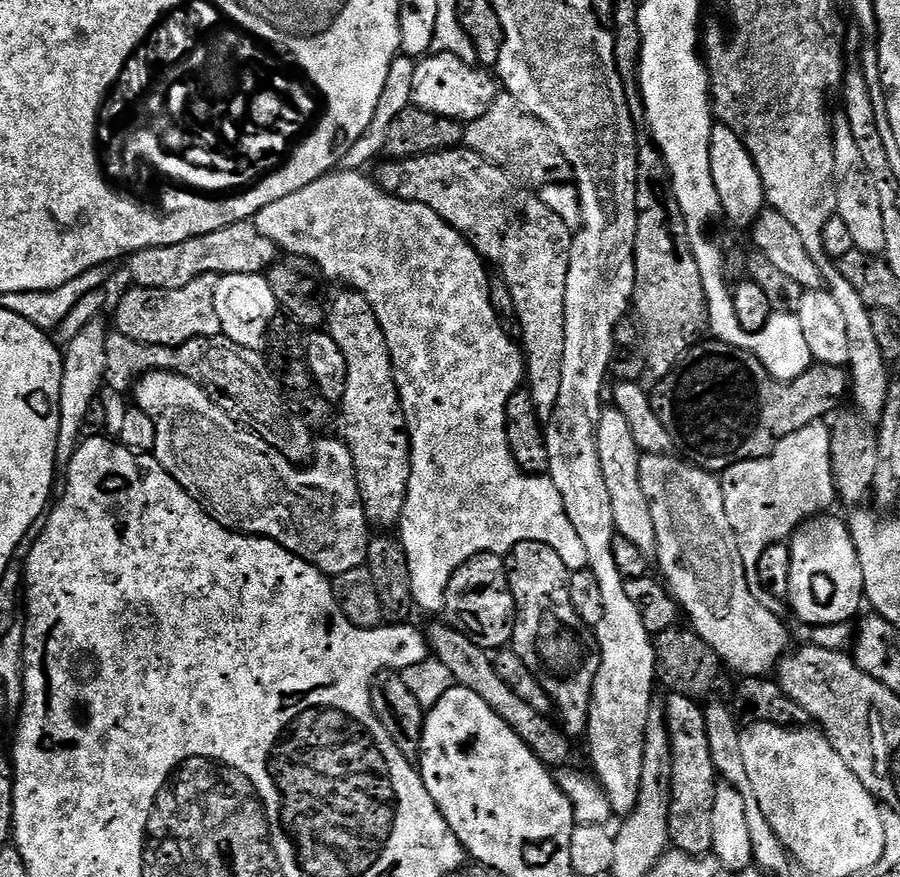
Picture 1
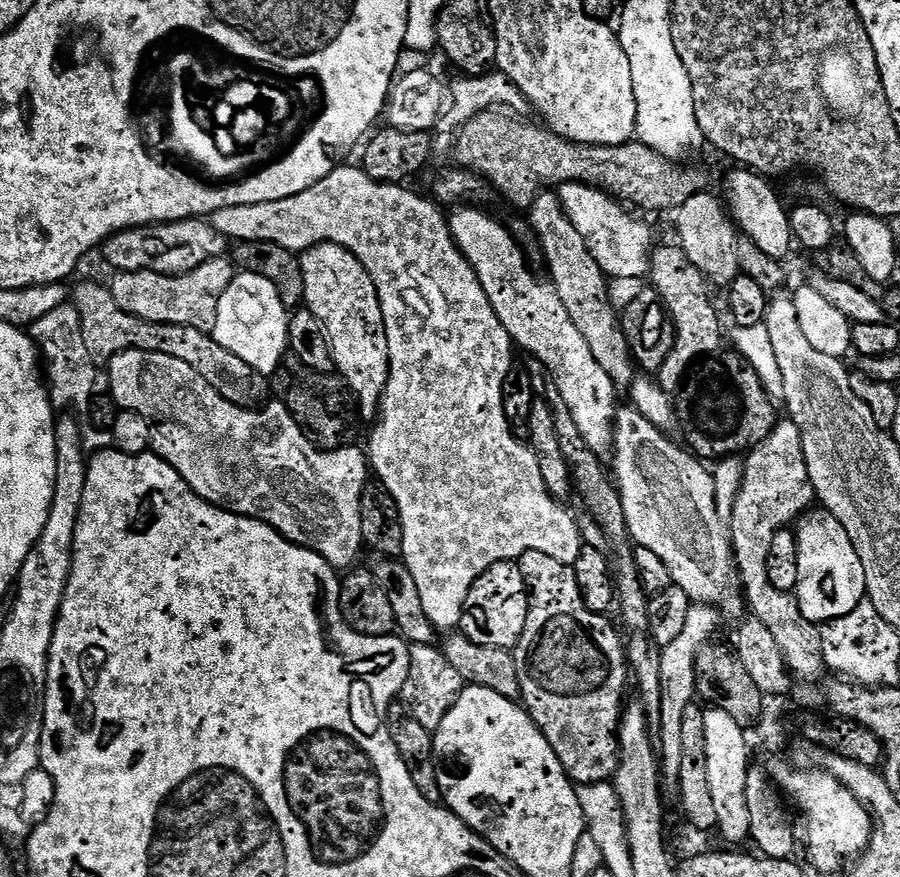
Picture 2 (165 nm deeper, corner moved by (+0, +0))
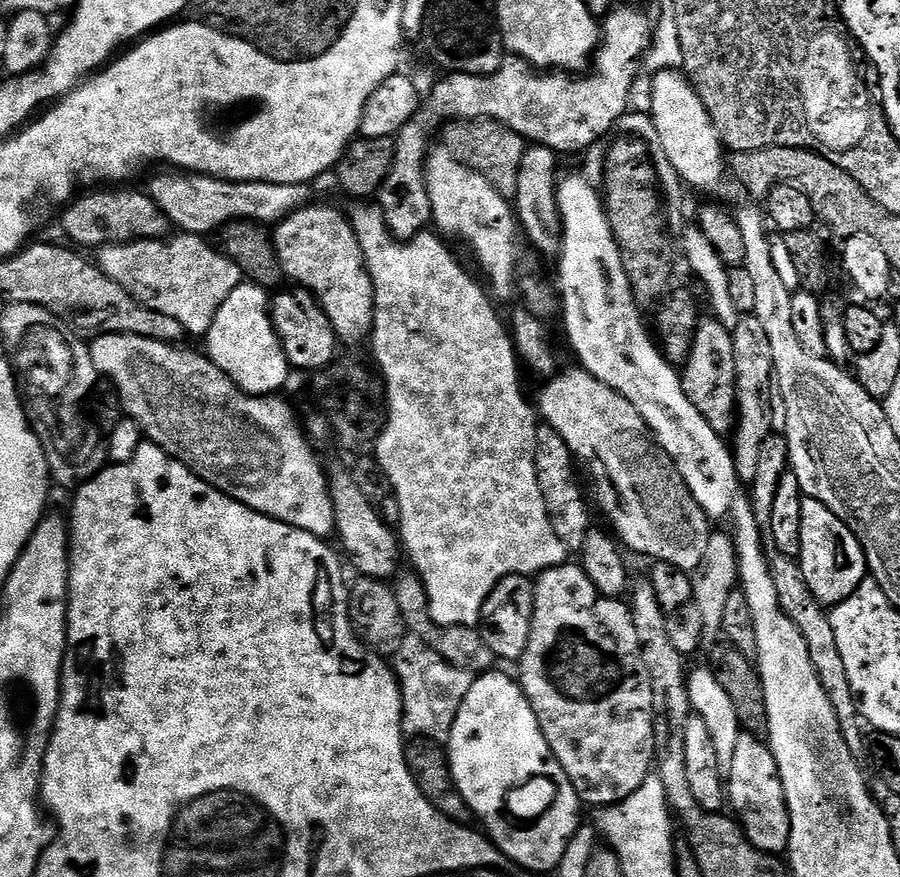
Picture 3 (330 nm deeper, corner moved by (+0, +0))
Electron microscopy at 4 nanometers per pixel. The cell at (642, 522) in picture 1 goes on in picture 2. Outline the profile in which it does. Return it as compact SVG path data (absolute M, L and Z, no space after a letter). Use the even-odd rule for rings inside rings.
M460 206L453 216L447 217L448 229L456 249L464 255L466 262L478 274L498 322L506 326L513 345L530 356L536 356L549 368L558 392L566 402L570 415L578 426L579 433L586 440L586 446L598 457L604 458L611 453L614 439L614 421L618 411L615 382L598 366L598 358L590 354L590 342L582 338L582 330L574 326L562 298L558 298L556 285L547 279L539 280L532 273L524 252L512 232L500 220L495 220L480 208Z

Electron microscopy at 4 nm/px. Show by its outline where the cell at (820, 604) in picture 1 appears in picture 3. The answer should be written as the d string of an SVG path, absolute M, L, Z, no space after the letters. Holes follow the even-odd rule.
M807 498L802 502L802 546L798 563L806 586L810 586L816 601L825 606L835 606L841 604L846 598L850 598L869 575L868 559L864 553L864 547L860 545L859 535L844 521L839 520L825 504Z

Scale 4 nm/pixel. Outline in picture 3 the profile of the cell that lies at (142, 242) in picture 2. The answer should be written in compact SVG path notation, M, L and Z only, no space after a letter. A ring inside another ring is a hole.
M120 186L115 190L88 190L85 192L88 192L85 196L83 194L77 195L63 209L63 212L65 211L64 217L60 220L65 234L73 240L73 242L71 241L73 245L81 244L81 246L76 246L81 249L93 248L93 250L99 250L105 248L107 244L132 244L136 240L162 240L169 235L170 225L166 214L162 214L162 210L153 202L147 191L131 192L128 186Z

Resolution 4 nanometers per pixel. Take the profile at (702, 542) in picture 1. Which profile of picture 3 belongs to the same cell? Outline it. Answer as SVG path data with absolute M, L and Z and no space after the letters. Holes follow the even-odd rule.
M575 367L569 372L561 371L541 387L545 388L540 392L539 419L567 442L579 463L581 460L588 467L596 500L625 549L633 548L644 556L653 556L653 561L678 566L689 574L695 572L702 562L702 554L706 554L710 535L708 515L694 502L682 474L678 474L676 463L660 449L656 437L648 431L648 425L630 401L601 380L595 380L583 367Z

